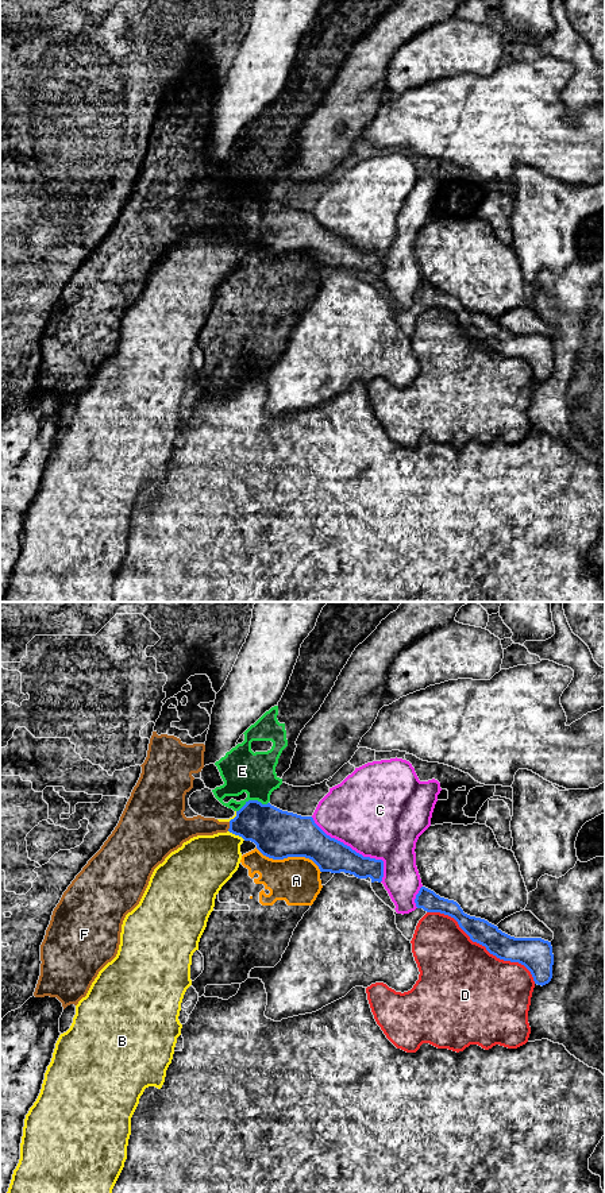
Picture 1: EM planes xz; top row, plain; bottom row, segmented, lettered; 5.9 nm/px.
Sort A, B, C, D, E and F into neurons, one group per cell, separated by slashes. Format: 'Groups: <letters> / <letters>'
Groups: A / B E / C / D / F

